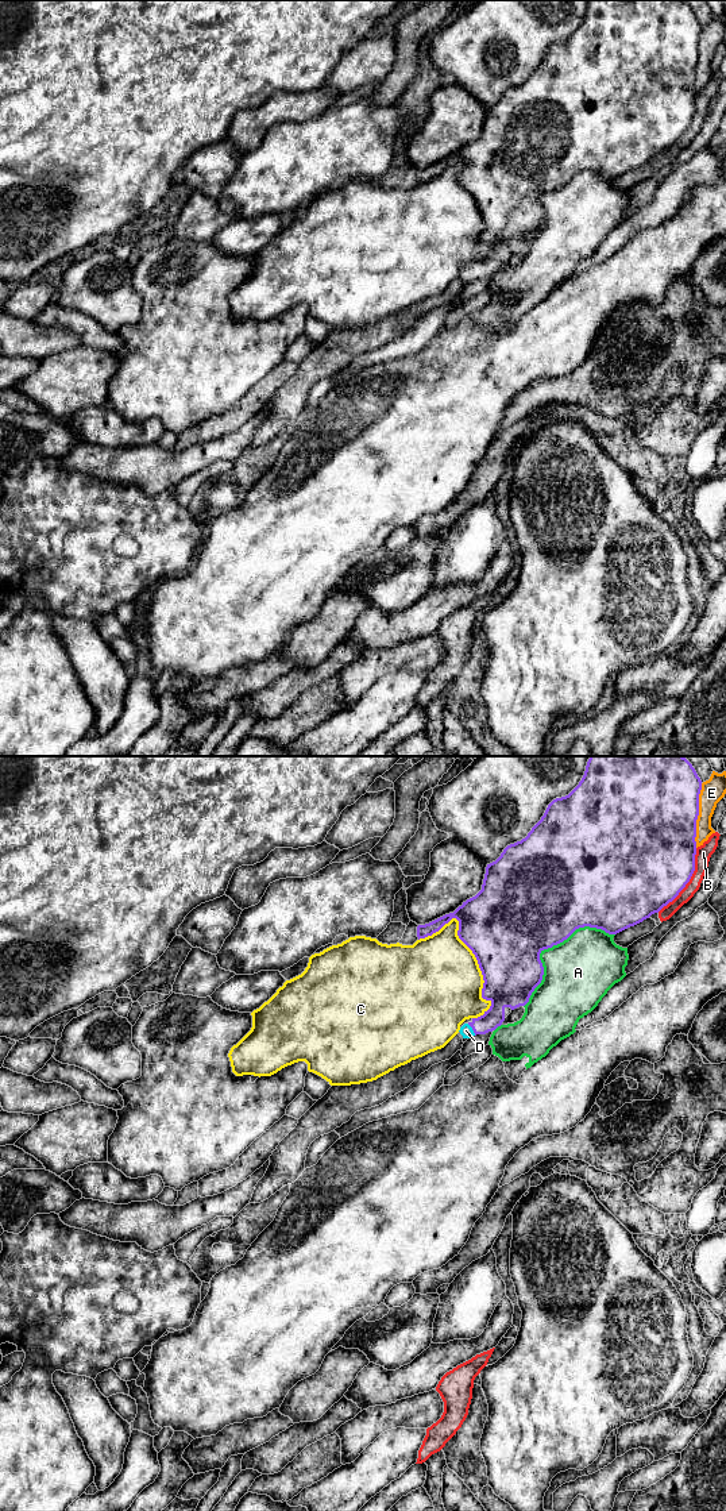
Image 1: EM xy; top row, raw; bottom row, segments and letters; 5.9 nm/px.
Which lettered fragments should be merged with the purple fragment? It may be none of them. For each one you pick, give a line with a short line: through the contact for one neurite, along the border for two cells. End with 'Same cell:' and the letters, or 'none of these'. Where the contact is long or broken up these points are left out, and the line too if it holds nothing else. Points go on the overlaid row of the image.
D: Line: xy (499, 997), (497, 1009), (472, 1029), (466, 1030)
Same cell: D

